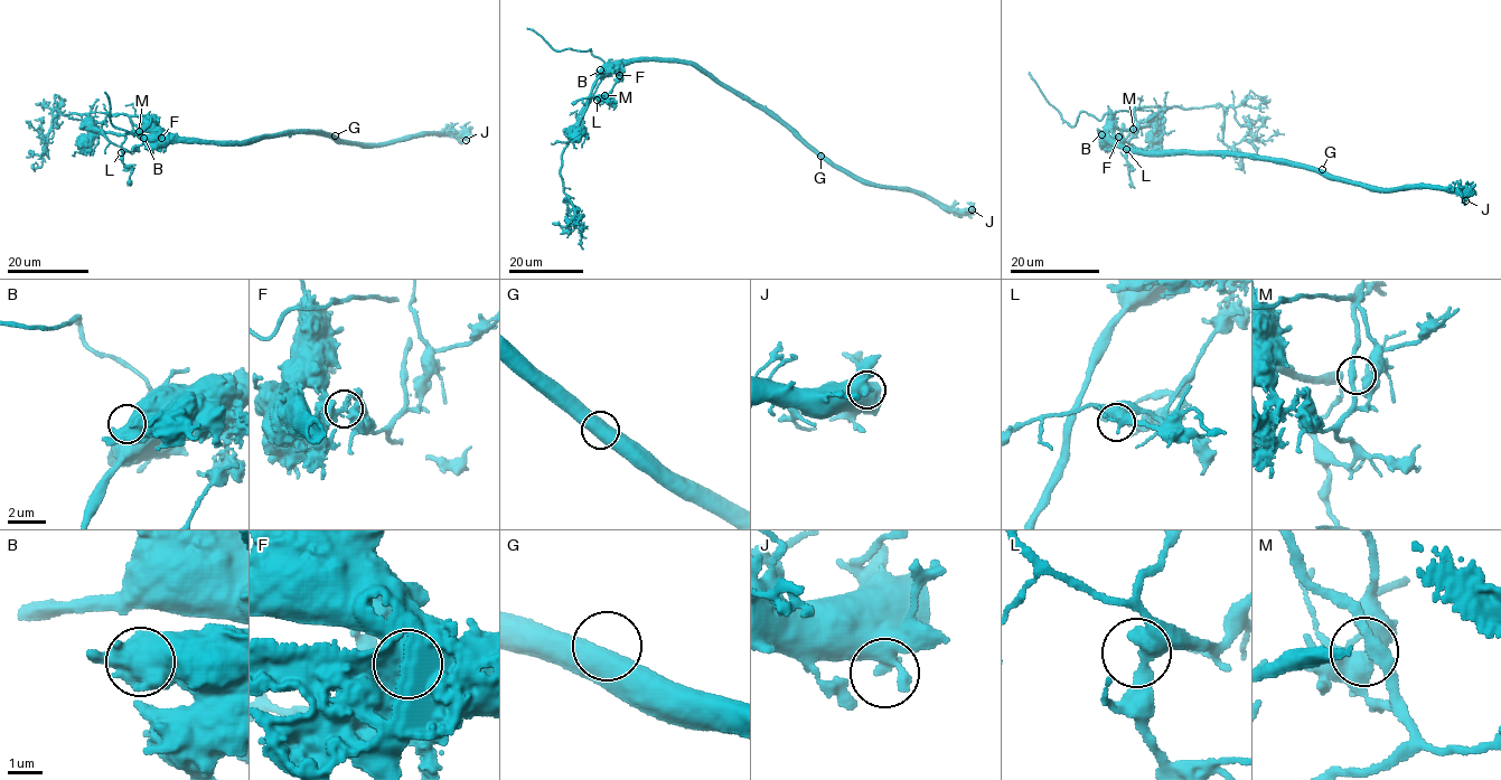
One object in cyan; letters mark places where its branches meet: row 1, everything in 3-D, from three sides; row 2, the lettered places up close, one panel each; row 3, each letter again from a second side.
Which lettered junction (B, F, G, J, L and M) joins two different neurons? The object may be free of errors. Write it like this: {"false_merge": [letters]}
{"false_merge": ["F"]}

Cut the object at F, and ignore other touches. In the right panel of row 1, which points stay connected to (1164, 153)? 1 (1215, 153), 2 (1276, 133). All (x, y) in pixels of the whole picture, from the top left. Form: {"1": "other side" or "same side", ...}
{"1": "same side", "2": "other side"}

